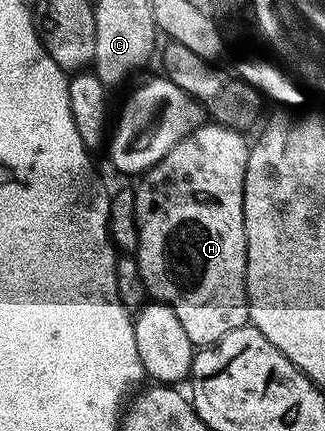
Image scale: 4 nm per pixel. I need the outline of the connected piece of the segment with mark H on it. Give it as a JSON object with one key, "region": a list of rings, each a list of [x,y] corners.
{"region":[[[214,122],[204,123],[194,128],[185,139],[177,142],[161,162],[157,162],[146,172],[135,188],[135,209],[137,210],[137,230],[139,231],[139,273],[147,287],[147,295],[154,303],[164,304],[177,314],[185,334],[189,334],[191,343],[196,346],[216,344],[221,337],[229,334],[229,330],[248,327],[251,315],[247,305],[247,239],[245,238],[245,214],[243,213],[243,187],[245,186],[245,170],[247,169],[247,153],[249,140],[243,137],[244,133]]]}

